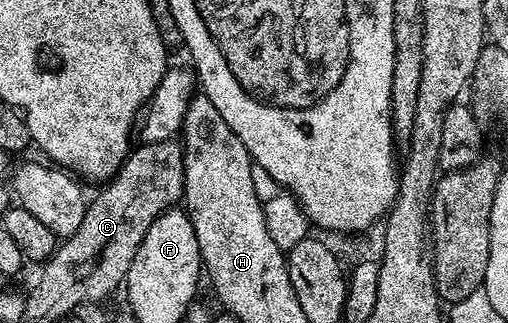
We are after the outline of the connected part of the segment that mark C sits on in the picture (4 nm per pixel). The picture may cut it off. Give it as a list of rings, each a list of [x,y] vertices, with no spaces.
[[[172,139],[151,144],[140,144],[132,148],[119,172],[102,186],[103,189],[87,202],[85,219],[81,227],[56,248],[55,253],[42,266],[42,280],[50,281],[52,277],[91,277],[91,297],[97,297],[101,303],[115,288],[122,286],[127,280],[127,272],[133,263],[133,255],[137,255],[137,247],[141,247],[141,239],[145,239],[145,231],[153,227],[153,223],[165,210],[178,206],[183,201],[183,147],[178,140]]]

